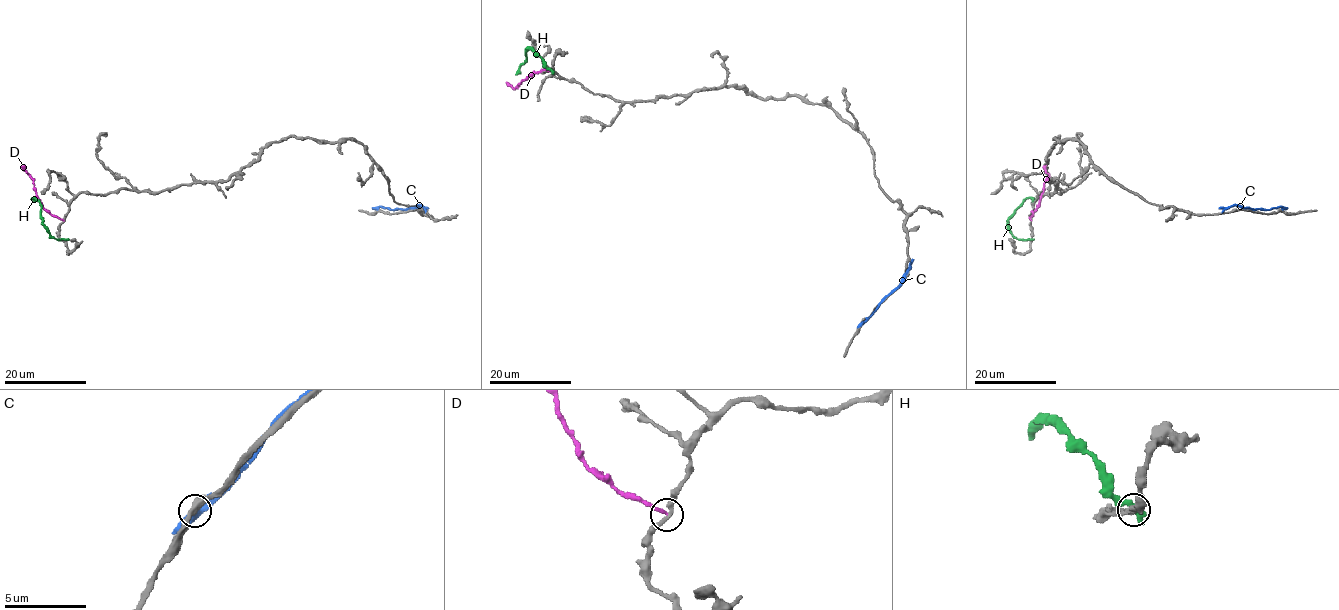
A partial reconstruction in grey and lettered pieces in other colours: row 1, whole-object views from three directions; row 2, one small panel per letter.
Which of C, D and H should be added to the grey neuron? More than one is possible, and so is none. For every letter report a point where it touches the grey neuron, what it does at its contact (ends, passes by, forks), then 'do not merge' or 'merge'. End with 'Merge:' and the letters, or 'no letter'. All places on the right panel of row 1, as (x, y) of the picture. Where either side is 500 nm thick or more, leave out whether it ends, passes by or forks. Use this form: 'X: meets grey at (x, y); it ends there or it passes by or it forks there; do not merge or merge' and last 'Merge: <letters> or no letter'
C: meets grey at (1282, 209); it passes by; do not merge
D: meets grey at (1031, 220); it ends there; do not merge
H: meets grey at (1030, 240); do not merge
Merge: no letter

